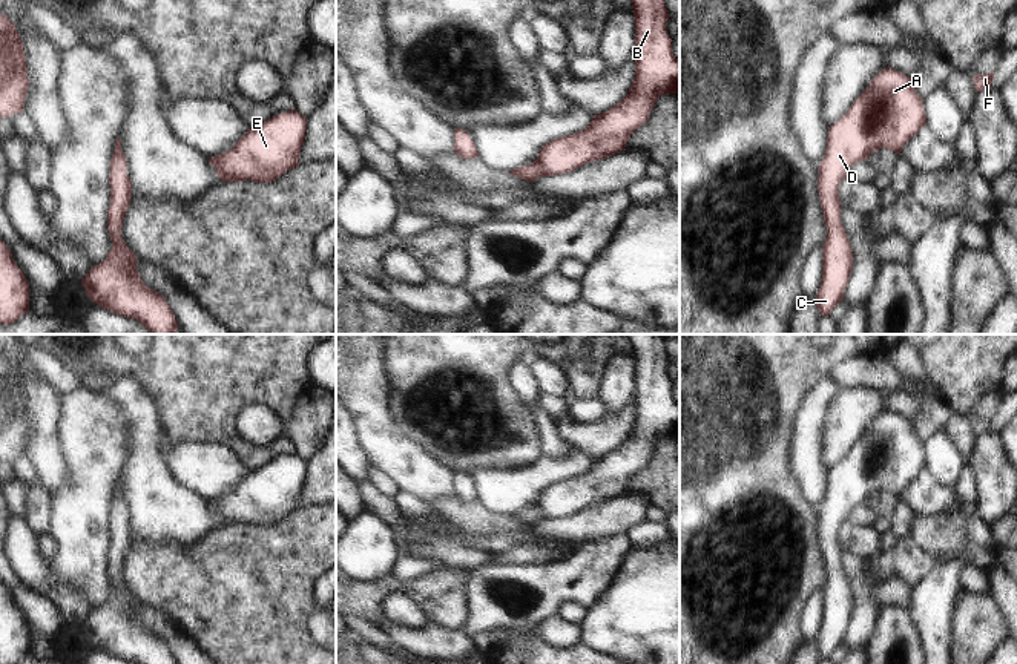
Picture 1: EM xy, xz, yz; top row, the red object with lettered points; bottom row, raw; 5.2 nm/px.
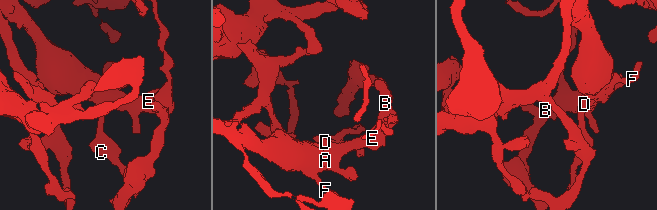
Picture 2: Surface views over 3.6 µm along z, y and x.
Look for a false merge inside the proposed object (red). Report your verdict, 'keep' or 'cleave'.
keep

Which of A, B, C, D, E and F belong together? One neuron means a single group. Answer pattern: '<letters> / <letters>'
A B C D E F

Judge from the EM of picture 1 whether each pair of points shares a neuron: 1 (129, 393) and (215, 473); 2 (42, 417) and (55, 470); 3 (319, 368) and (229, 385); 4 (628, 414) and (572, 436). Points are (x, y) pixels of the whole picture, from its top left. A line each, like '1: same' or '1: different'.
1: different
2: same
3: different
4: same

